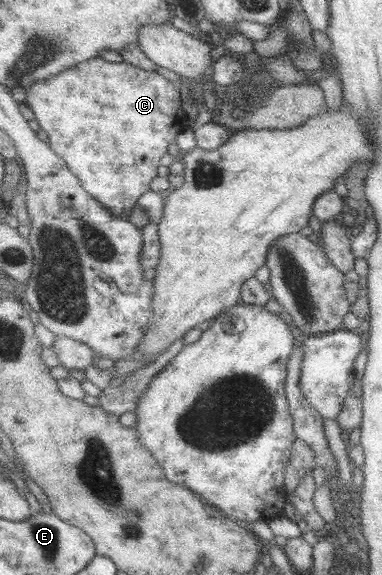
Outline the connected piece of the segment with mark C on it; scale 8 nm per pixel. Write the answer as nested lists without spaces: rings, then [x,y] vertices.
[[[101,56],[92,58],[26,90],[29,107],[49,136],[52,148],[67,160],[72,171],[83,180],[84,187],[111,208],[116,218],[128,220],[133,215],[140,197],[152,189],[158,167],[164,165],[164,157],[169,155],[176,137],[188,129],[188,113],[178,85],[165,72],[150,71],[125,59],[112,62]]]

